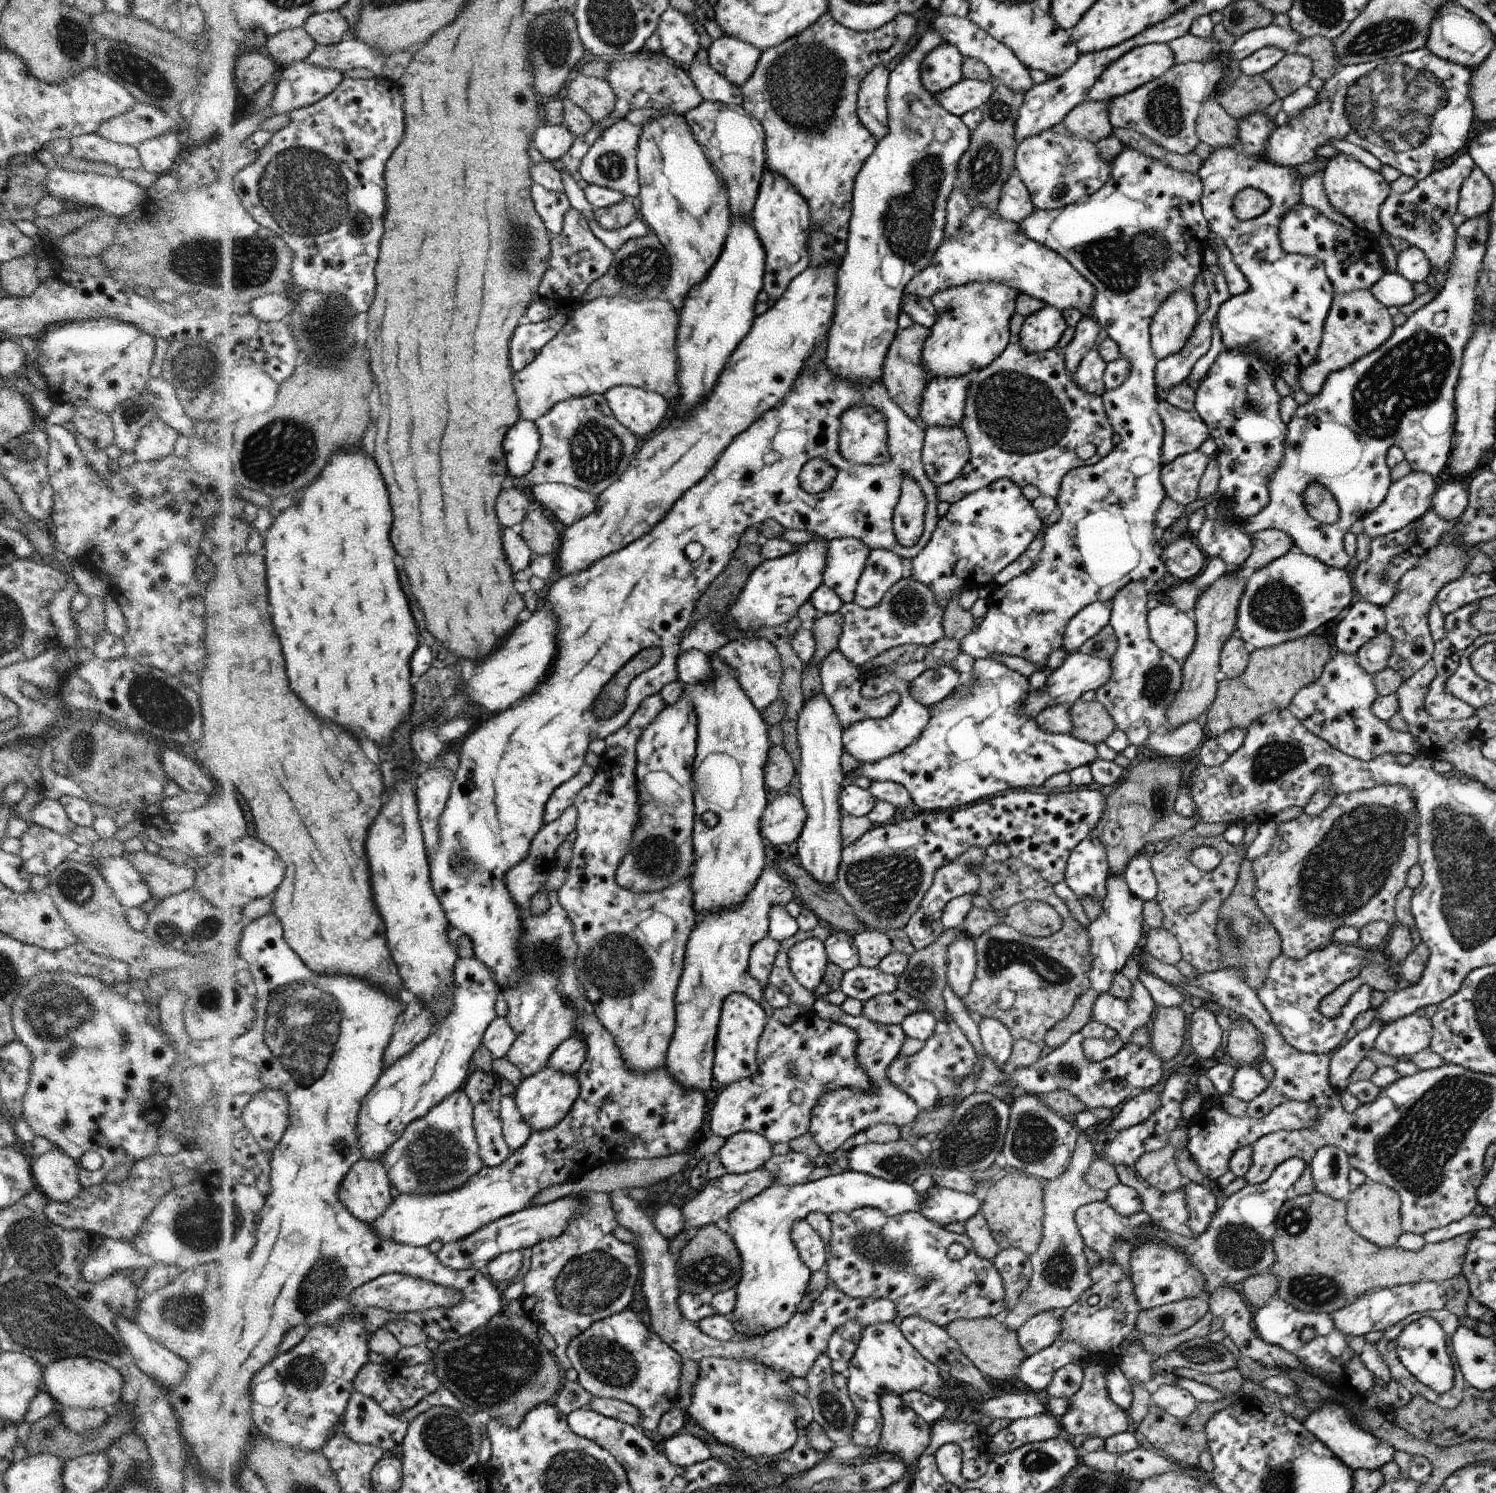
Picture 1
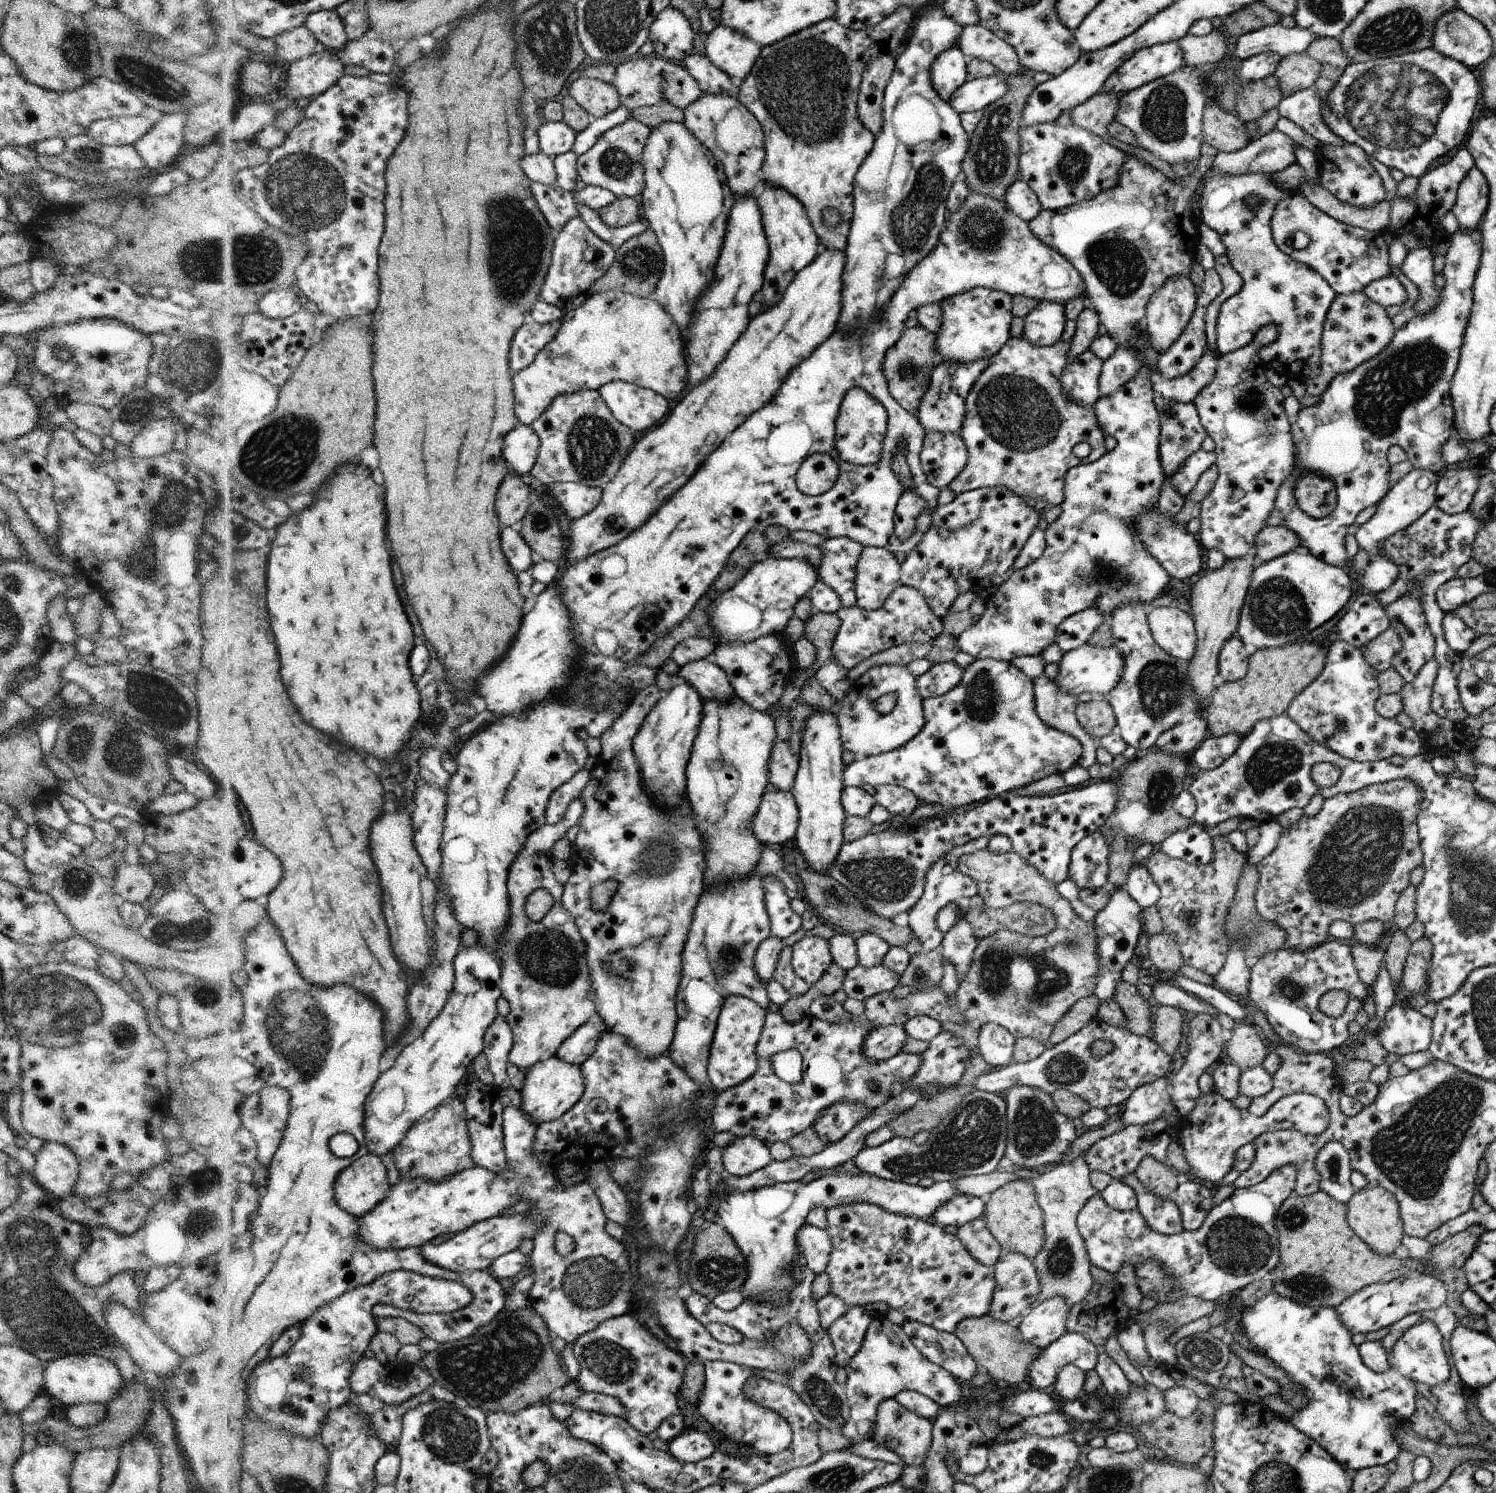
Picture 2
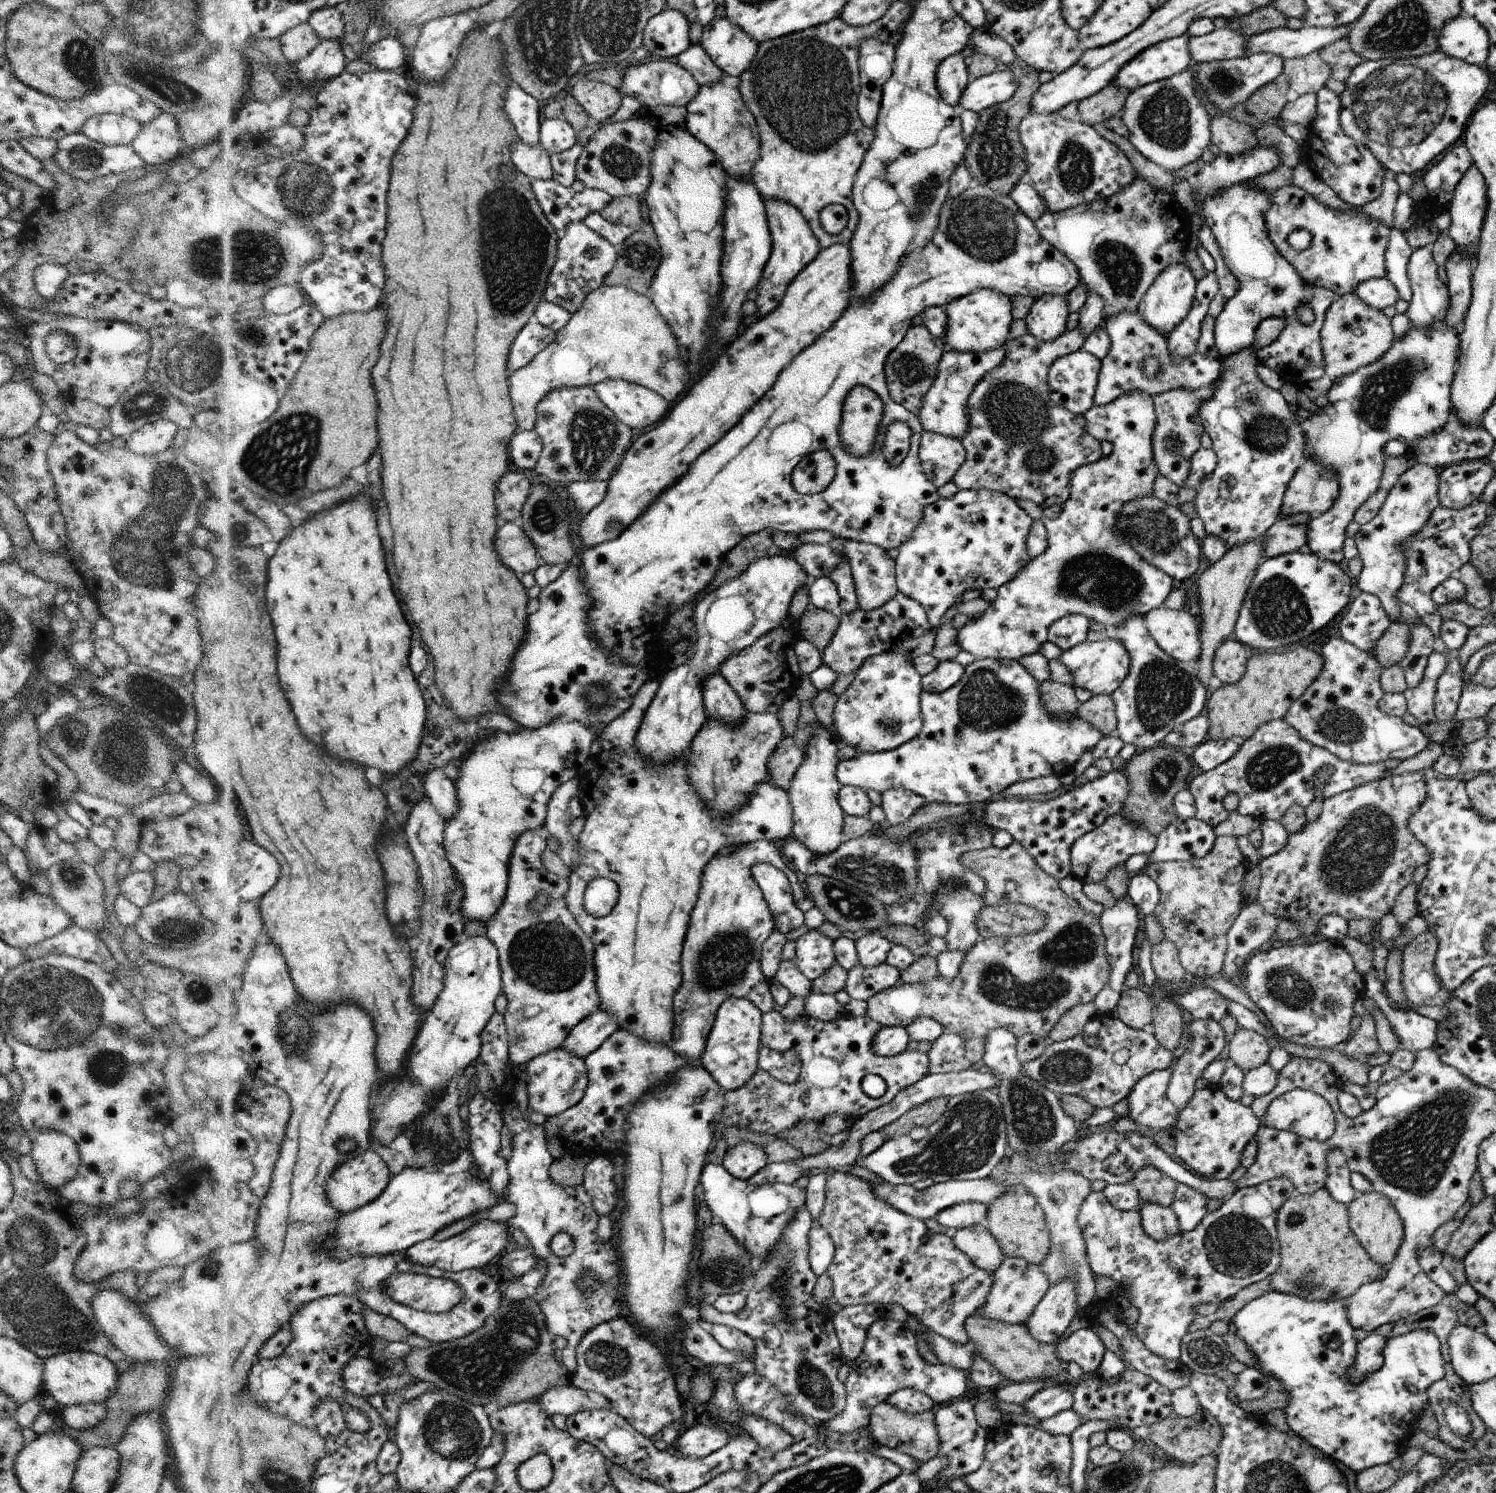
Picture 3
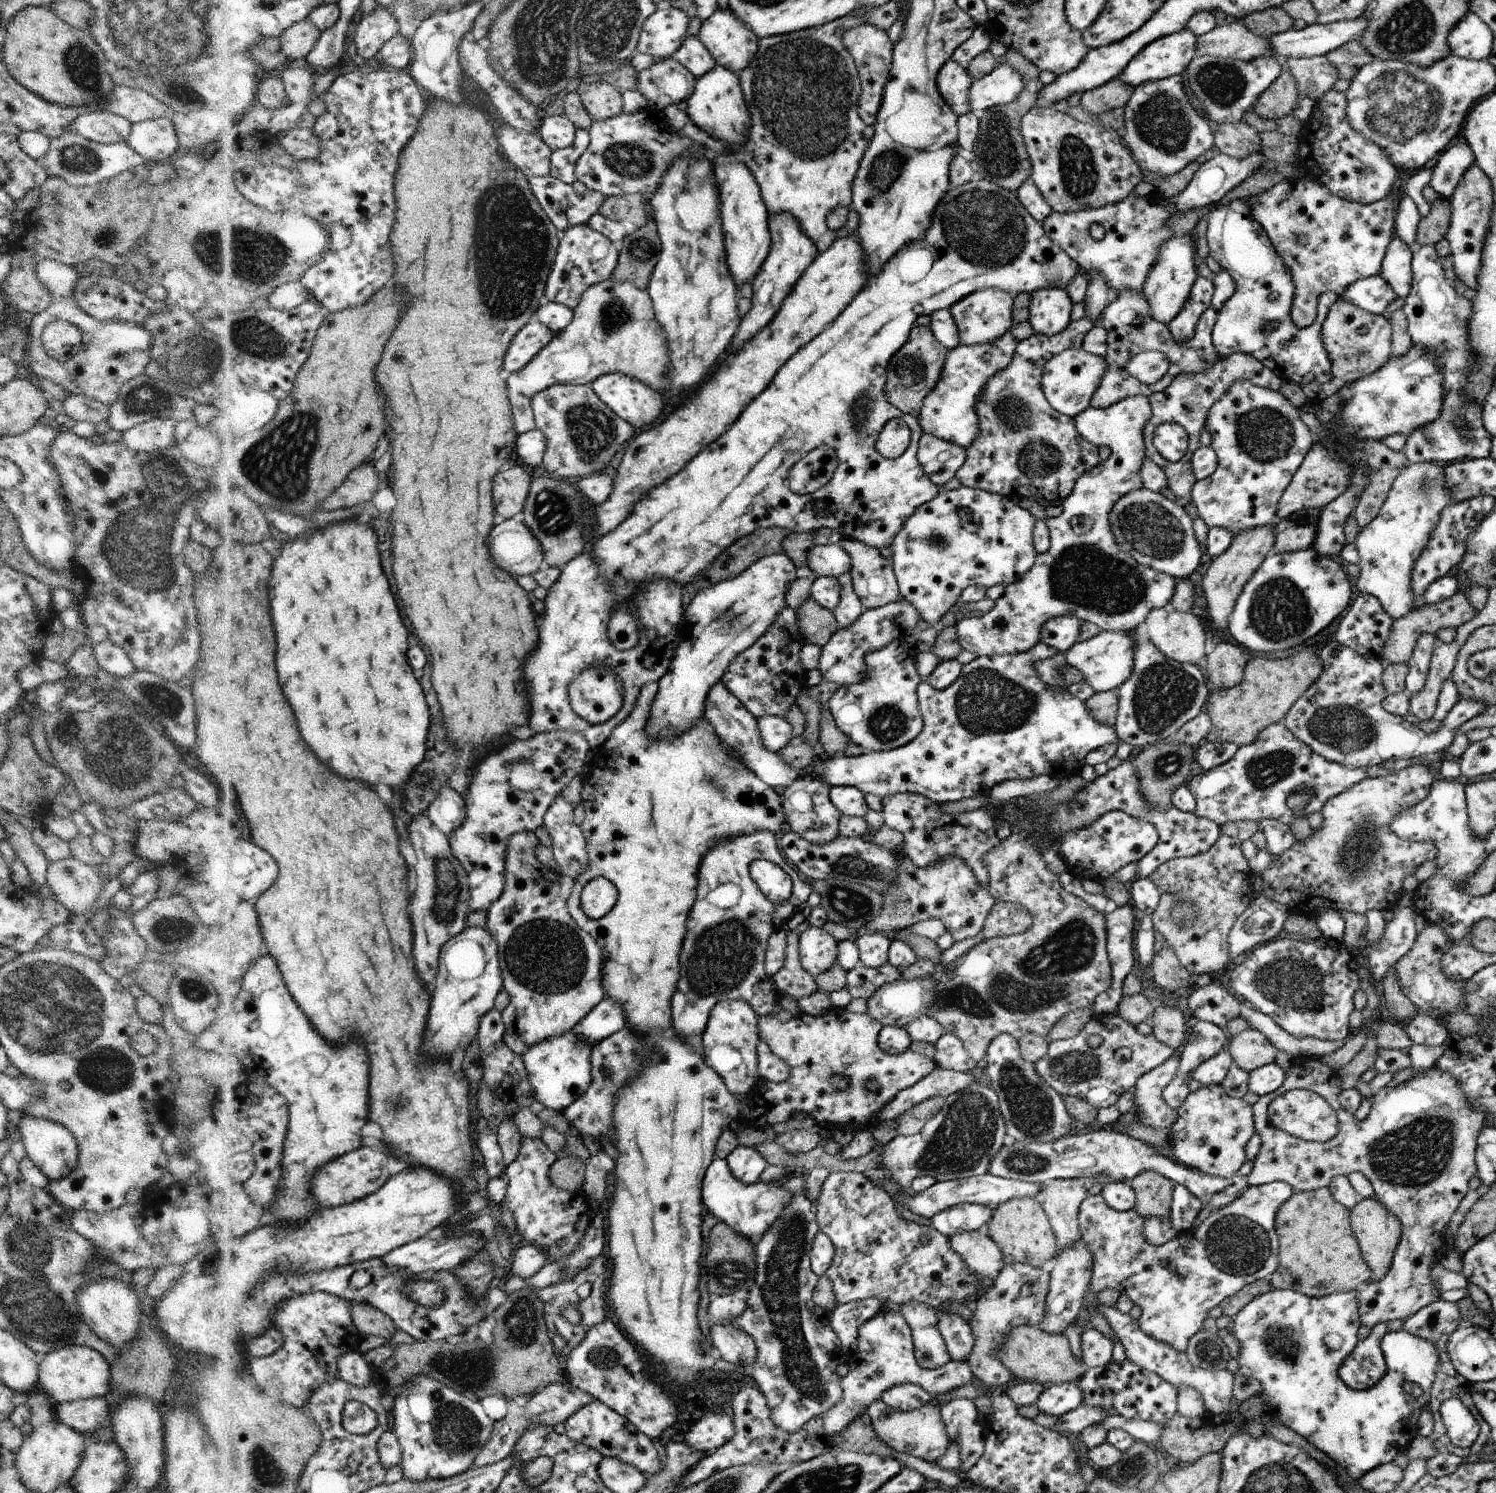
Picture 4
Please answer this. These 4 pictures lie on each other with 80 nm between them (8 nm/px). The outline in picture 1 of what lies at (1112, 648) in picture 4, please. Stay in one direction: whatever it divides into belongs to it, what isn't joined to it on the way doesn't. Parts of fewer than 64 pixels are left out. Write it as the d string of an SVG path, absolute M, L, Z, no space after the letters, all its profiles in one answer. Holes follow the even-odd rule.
M1068 653L1066 660L1060 668L1053 670L1046 679L1043 689L1031 689L1027 694L1025 705L1021 706L1021 714L1026 717L1035 719L1040 713L1046 709L1050 709L1055 705L1071 706L1080 699L1083 692L1087 690L1096 690L1106 682L1110 682L1110 675L1113 673L1113 663L1111 659L1101 659L1090 656L1086 653L1078 653L1070 655Z

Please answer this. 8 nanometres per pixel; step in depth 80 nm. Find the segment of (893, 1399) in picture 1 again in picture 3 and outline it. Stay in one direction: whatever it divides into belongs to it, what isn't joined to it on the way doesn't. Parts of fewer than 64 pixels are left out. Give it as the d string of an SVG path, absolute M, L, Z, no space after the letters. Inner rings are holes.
M884 1401L871 1410L869 1430L874 1442L902 1454L911 1456L912 1461L924 1463L937 1456L939 1449L939 1436L935 1425L935 1410L925 1413L910 1413L899 1409L894 1403Z

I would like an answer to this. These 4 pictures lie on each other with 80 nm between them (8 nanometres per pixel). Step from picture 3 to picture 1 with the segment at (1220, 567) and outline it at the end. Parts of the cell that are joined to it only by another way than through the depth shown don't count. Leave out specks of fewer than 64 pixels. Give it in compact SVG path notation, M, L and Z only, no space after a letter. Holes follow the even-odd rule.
M1228 574L1222 575L1213 582L1196 601L1194 614L1197 614L1196 648L1182 662L1181 690L1173 698L1173 704L1166 712L1166 732L1174 730L1190 721L1196 721L1198 716L1213 705L1217 696L1217 685L1214 674L1220 669L1220 658L1225 642L1235 635L1237 610L1242 593L1245 590L1246 580L1238 576L1232 579Z

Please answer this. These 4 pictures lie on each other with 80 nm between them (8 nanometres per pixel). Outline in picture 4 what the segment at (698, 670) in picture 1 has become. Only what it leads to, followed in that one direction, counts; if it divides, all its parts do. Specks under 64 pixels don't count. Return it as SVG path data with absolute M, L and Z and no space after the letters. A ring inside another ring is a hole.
M721 680L709 690L703 716L708 719L709 724L722 742L732 750L737 751L745 766L749 767L768 786L781 791L805 775L805 770L791 767L777 752L772 752L766 748L764 740L761 738L757 718L749 710L746 710L741 699L736 698Z

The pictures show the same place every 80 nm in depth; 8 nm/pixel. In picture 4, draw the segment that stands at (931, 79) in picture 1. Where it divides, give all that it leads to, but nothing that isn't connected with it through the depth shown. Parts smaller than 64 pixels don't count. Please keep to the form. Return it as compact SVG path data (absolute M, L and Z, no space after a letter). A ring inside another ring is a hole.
M952 58L940 70L940 76L937 77L938 90L958 116L972 111L970 90L973 81L969 71Z

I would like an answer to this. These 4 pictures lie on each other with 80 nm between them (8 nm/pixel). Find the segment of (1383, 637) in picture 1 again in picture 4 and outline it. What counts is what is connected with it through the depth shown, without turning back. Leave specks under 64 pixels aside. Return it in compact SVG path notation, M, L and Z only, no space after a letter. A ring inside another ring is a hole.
M1460 586L1459 591L1449 599L1433 605L1426 604L1420 608L1413 609L1404 617L1396 619L1392 623L1389 637L1383 644L1381 660L1384 661L1385 664L1405 663L1410 658L1413 646L1416 644L1420 634L1430 633L1436 636L1437 632L1444 627L1456 629L1460 625L1470 622L1477 614L1478 611L1471 605Z

